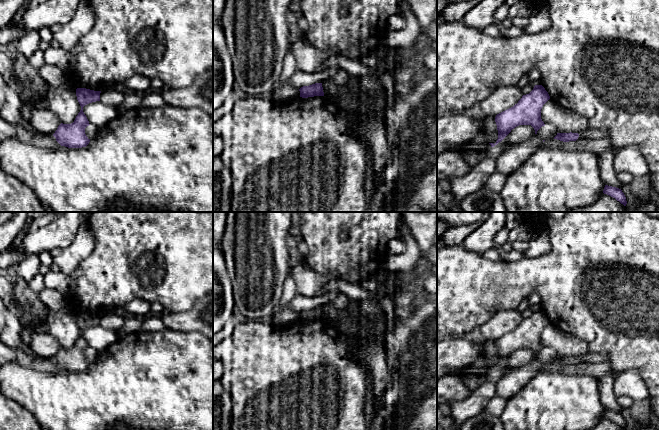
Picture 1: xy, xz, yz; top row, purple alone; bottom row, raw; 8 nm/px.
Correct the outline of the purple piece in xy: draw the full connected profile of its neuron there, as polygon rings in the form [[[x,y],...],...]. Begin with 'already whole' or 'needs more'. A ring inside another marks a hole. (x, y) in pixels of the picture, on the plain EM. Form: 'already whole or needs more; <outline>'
already whole; [[[77,312],[76,320],[81,330],[81,334],[71,348],[61,347],[53,360],[61,369],[68,372],[86,371],[90,363],[85,358],[85,352],[89,350],[89,345],[83,336],[83,331],[89,327],[100,325],[101,315],[94,315],[86,312]]]

